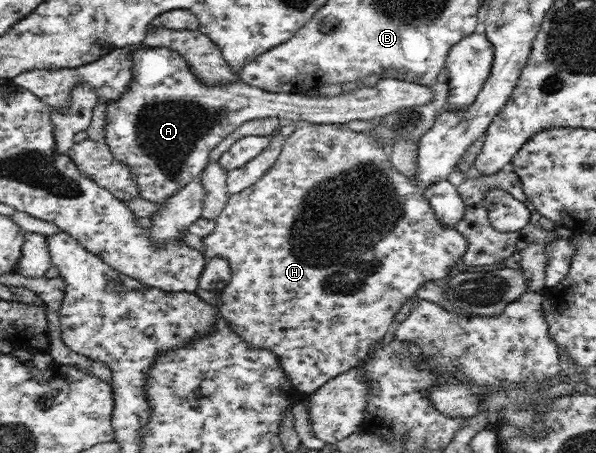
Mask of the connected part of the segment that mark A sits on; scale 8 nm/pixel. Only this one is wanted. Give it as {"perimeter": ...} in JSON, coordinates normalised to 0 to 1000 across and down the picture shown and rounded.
{"perimeter":[[[233,104],[220,124],[220,141],[218,194],[201,221],[180,230],[176,307],[188,344],[216,369],[235,435],[253,446],[273,446],[302,415],[314,411],[314,402],[332,395],[349,364],[352,336],[374,305],[411,269],[458,258],[478,269],[515,267],[520,274],[574,276],[594,265],[621,267],[661,254],[663,247],[710,234],[727,221],[723,190],[690,185],[659,172],[638,174],[622,194],[612,194],[604,183],[584,190],[574,208],[559,216],[537,210],[534,201],[527,212],[446,203],[406,177],[393,179],[388,188],[341,188],[341,179],[334,179],[304,119],[277,104]]]}

